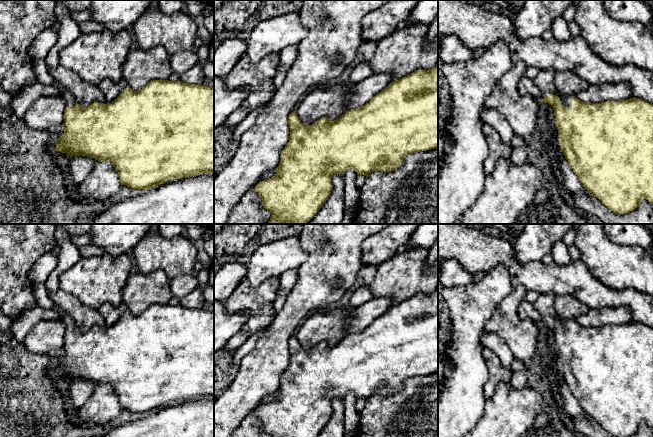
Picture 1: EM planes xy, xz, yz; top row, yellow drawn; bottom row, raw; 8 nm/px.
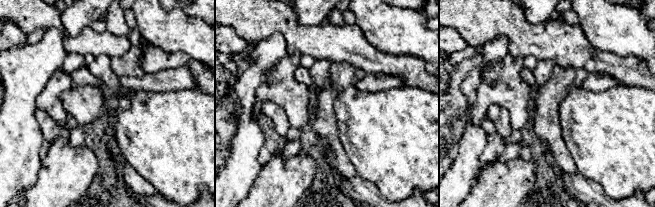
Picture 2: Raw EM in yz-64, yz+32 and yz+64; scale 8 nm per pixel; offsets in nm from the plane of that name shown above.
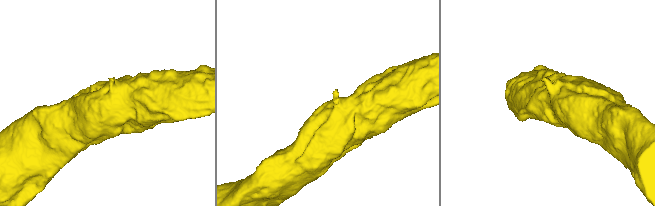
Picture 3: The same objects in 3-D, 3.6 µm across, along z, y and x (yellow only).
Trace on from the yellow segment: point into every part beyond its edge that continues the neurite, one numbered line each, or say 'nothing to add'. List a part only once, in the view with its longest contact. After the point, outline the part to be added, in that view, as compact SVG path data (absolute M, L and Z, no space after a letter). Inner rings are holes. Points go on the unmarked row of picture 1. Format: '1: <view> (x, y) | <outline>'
1: yz (544, 304) | M553 293L540 294L533 304L540 314L541 325L549 318L553 318L560 322L563 331L569 331L572 328L572 320L564 320L557 315L554 306L555 297Z

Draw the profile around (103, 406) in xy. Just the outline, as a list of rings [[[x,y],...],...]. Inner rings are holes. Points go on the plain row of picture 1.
[[[109,385],[96,387],[87,402],[78,410],[78,423],[104,425],[115,419],[122,407],[118,396]]]

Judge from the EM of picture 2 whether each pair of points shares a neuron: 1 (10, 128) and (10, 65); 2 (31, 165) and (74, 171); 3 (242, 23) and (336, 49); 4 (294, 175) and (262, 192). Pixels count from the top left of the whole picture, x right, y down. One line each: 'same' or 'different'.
1: same
2: different
3: same
4: same

